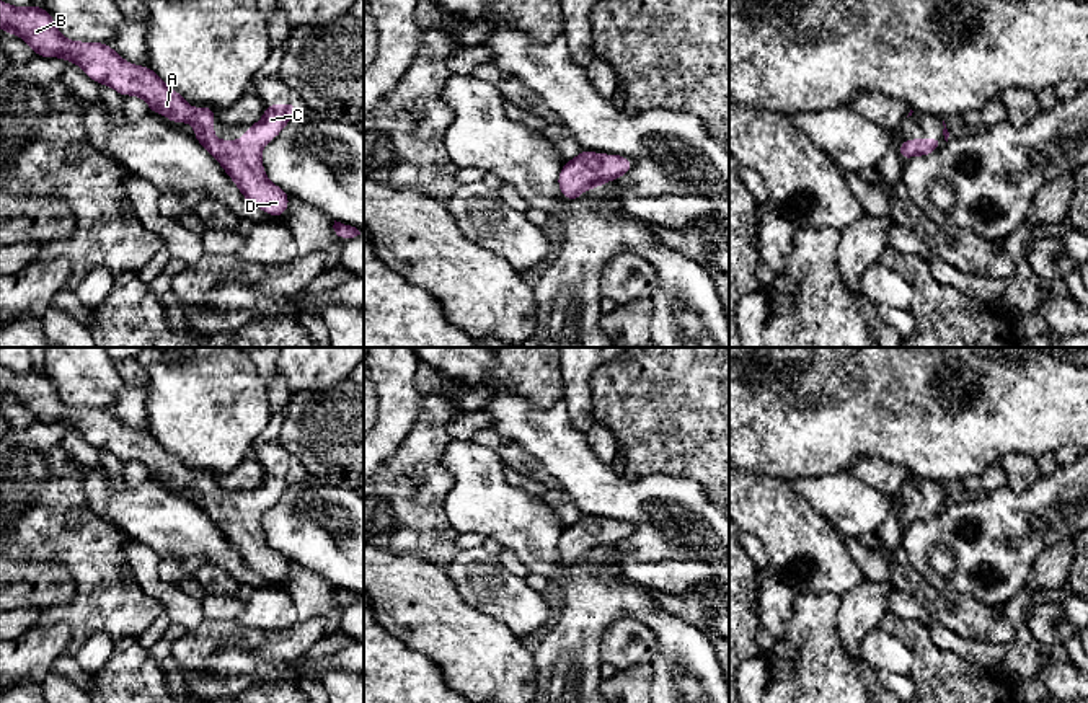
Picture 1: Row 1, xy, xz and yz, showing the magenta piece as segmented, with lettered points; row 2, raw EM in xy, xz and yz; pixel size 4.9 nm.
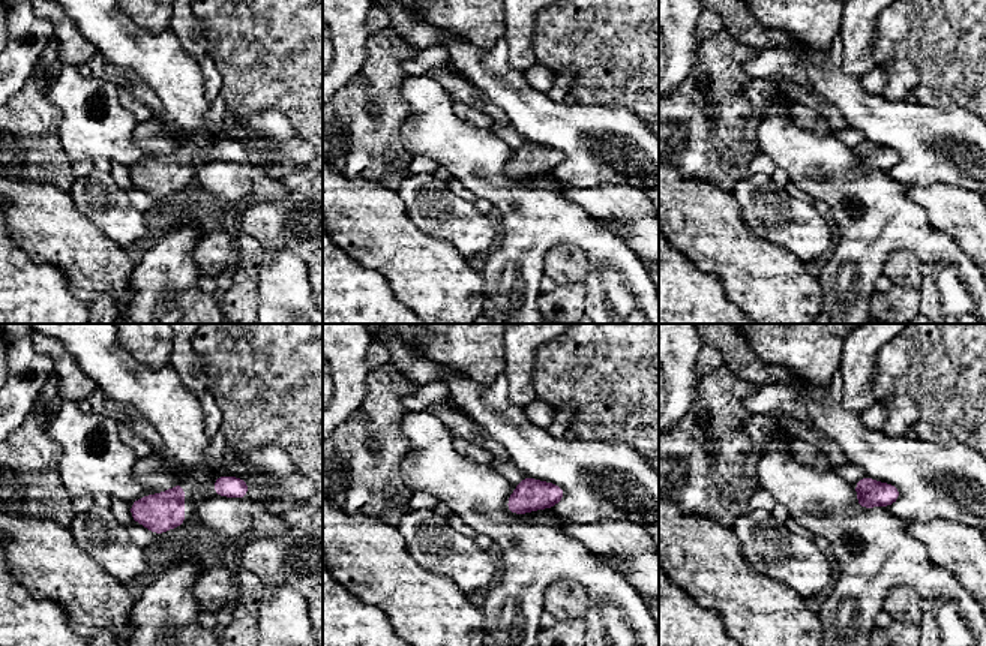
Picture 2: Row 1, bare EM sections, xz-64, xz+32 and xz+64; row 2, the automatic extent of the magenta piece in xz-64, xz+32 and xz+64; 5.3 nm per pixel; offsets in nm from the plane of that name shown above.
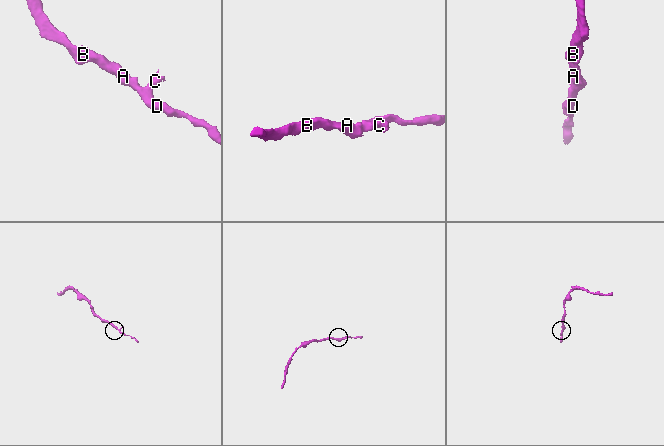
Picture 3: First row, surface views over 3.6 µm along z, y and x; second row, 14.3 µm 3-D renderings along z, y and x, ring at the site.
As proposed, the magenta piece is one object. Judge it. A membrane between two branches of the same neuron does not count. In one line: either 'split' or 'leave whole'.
leave whole

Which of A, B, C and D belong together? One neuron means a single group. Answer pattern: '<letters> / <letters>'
A B C D

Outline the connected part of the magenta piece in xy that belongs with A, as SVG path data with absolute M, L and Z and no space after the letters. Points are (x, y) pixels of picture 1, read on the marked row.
M0 0L0 28L23 38L39 57L75 62L95 83L109 85L122 96L140 96L152 114L160 113L173 124L189 121L197 142L219 160L248 202L272 217L285 214L289 194L266 178L261 150L281 134L294 114L300 116L299 104L269 104L258 124L246 126L243 140L215 140L215 109L199 106L191 111L191 104L168 88L150 67L126 62L109 44L67 41L46 8L16 8Z

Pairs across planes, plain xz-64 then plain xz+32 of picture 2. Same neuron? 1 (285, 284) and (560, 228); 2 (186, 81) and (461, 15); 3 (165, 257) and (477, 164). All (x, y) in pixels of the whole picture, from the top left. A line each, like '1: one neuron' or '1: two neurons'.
1: one neuron
2: two neurons
3: one neuron

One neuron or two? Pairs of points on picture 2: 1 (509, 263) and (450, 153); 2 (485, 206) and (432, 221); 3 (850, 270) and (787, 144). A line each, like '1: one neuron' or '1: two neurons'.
1: one neuron
2: two neurons
3: one neuron

